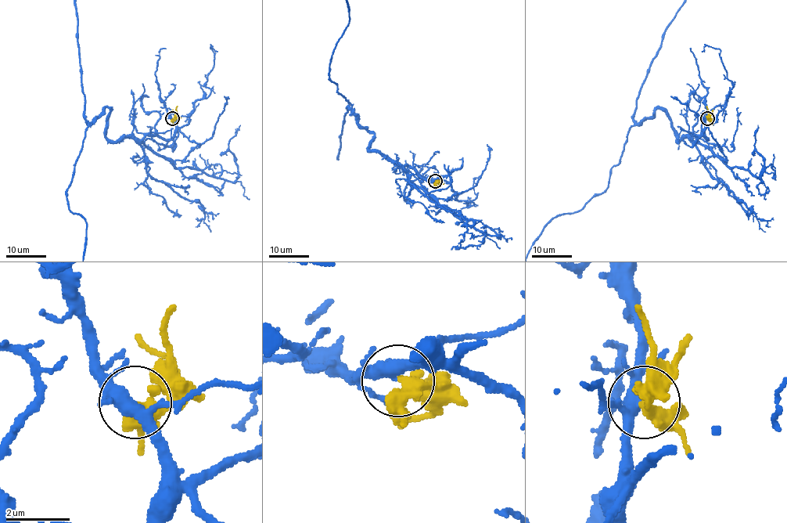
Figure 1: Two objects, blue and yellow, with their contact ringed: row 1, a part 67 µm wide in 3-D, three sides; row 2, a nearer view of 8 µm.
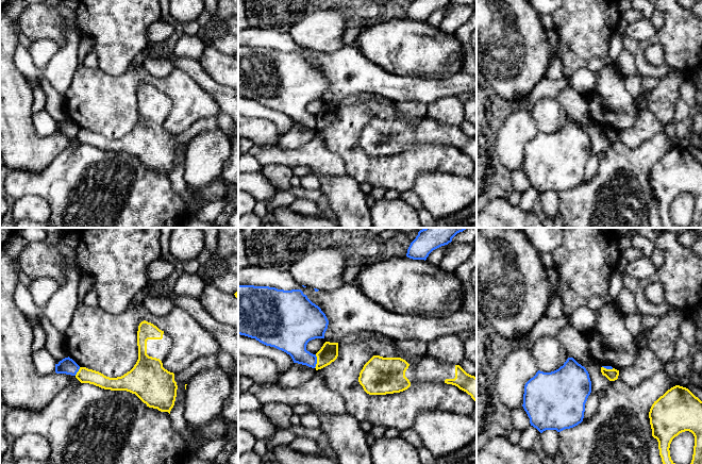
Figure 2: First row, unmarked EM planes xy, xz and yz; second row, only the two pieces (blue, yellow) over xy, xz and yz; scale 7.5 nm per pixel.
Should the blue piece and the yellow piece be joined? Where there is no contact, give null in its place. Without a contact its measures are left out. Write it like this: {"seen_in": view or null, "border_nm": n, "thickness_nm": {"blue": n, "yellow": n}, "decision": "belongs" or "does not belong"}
{"seen_in": "xz", "border_nm": 110, "thickness_nm": {"blue": 240, "yellow": 140}, "decision": "does not belong"}

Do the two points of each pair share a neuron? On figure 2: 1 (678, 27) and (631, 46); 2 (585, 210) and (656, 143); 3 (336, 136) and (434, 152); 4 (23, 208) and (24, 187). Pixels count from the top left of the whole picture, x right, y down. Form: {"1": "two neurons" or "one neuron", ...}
{"1": "two neurons", "2": "one neuron", "3": "one neuron", "4": "two neurons"}

